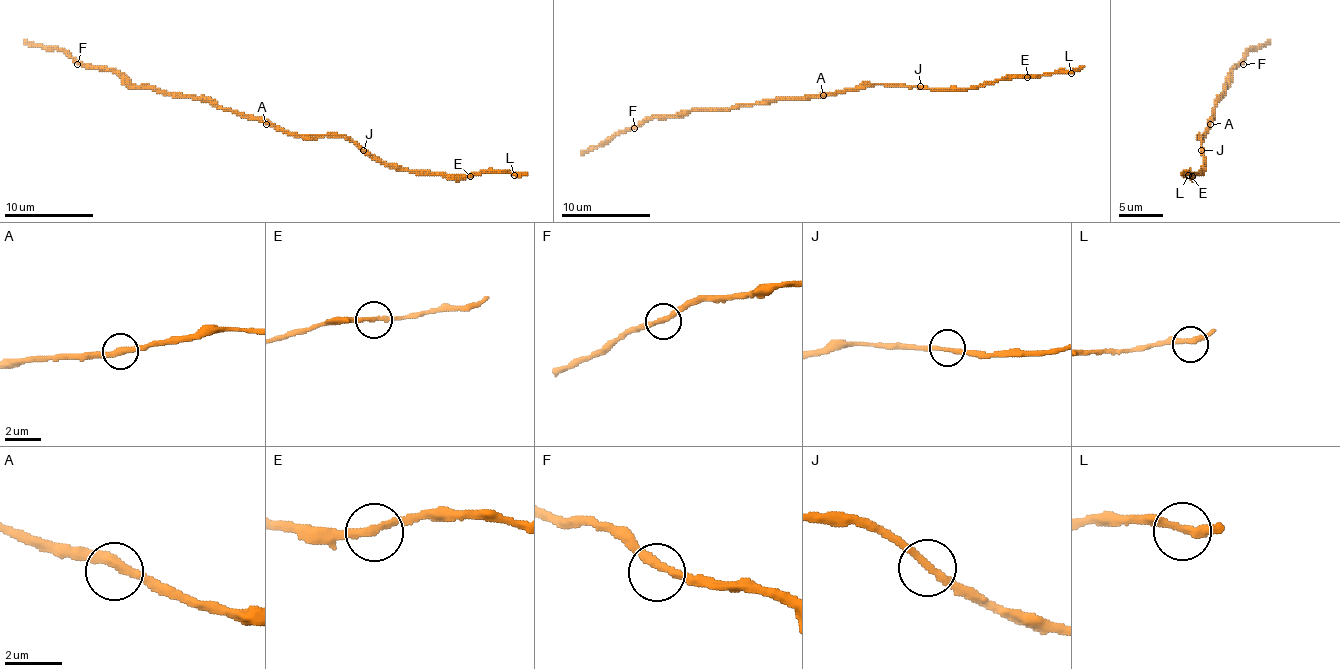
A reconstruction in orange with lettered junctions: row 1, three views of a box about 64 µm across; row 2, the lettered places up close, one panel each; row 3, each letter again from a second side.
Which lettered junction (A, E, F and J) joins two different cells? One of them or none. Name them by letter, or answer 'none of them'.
none of them

